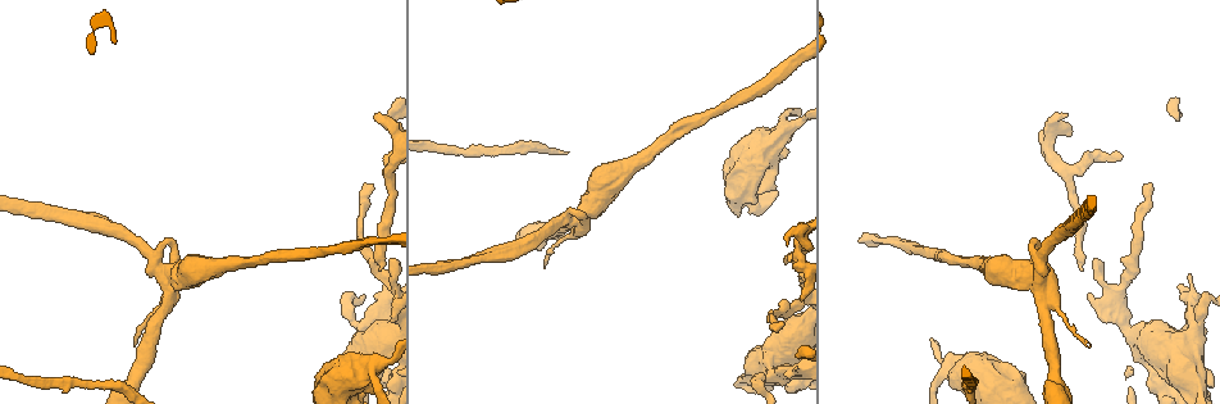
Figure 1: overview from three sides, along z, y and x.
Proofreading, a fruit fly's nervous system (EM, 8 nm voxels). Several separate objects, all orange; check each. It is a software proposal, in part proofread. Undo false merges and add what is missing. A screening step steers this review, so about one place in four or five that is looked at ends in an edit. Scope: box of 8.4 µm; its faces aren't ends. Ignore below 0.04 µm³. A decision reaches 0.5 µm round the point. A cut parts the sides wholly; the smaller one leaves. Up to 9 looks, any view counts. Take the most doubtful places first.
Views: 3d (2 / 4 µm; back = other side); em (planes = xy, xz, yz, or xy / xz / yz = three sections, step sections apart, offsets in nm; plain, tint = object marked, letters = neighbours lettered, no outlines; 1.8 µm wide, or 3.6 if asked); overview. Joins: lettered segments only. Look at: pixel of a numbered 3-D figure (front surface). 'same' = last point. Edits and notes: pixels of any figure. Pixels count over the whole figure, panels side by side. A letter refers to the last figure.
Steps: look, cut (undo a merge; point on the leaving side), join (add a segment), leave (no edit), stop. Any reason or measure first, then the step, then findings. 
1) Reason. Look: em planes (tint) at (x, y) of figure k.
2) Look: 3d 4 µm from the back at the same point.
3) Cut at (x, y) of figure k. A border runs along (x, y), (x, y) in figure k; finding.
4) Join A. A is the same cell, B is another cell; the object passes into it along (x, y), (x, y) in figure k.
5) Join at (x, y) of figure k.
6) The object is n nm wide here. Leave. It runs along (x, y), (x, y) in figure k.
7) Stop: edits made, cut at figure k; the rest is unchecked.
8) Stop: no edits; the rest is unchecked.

An open end. Look: em 3.6 µm planes (letters) at (1081, 269) of figure 1.

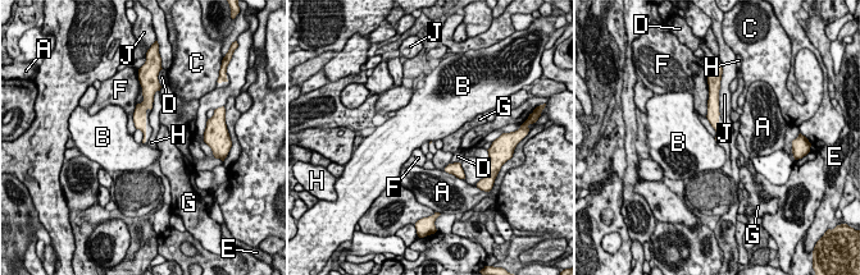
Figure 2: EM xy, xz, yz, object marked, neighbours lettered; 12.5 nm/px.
Leave. A, B, C, D, E, F, G, H and J are other cells; a border runs along (714, 137), (718, 143) in figure 2; none of them fits.

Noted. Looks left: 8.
An open end. Look: em planes (letters) at (375, 113) of figure 1.

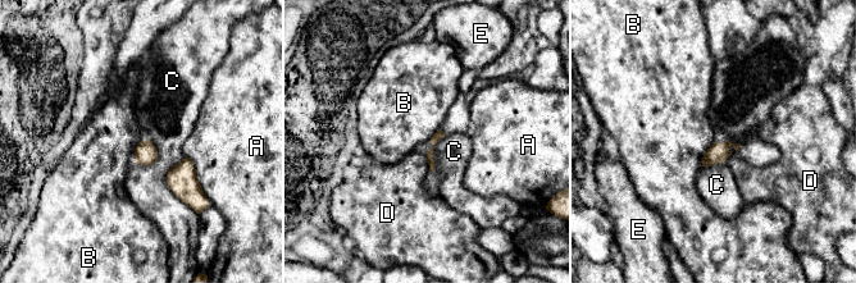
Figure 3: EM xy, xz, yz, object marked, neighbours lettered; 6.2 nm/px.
Leave. A, B, C, D and E are other cells; no lettered segment goes on from it.

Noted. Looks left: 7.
Look: em 3.6 µm xy step 16 (letters) at (763, 146) of figure 1.

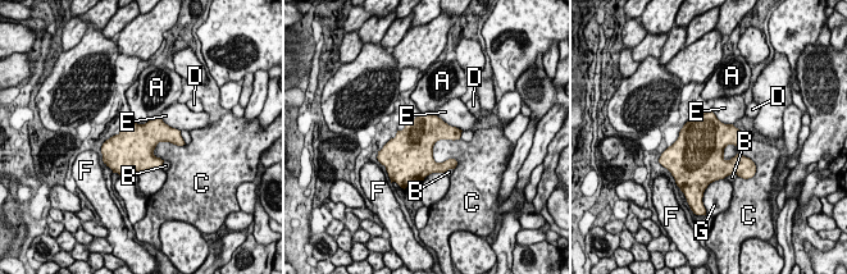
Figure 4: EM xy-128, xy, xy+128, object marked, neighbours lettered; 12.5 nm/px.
Another direction. Look: em 3.6 µm planes (letters) at the same point.

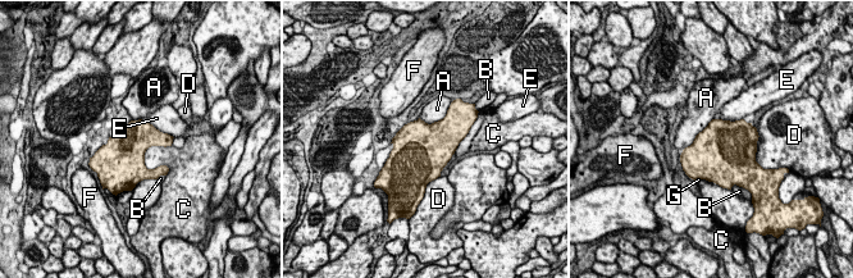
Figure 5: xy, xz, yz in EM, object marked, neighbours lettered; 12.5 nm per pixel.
The longest contact is with A, 650 nm. Leave. A, B, C, D, E, F and G are other cells; a border runs along (172, 145), (150, 146), (145, 167) in figure 5; all the same cell.

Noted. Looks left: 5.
Sharp bend. Look: em xy step 16 (tint) at (349, 298) of figure 1.

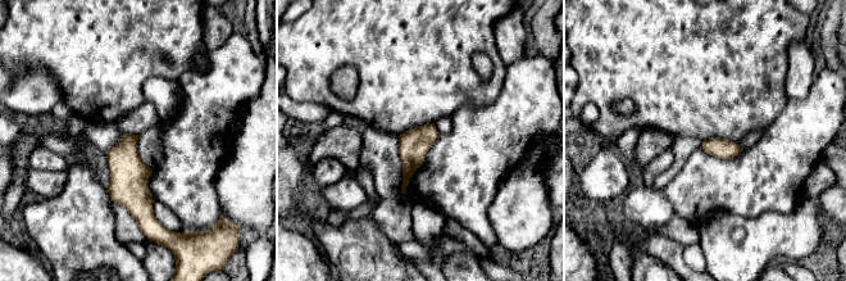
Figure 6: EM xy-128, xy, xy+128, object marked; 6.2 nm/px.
Cut it another way. Look: em planes (tint) at the same point.

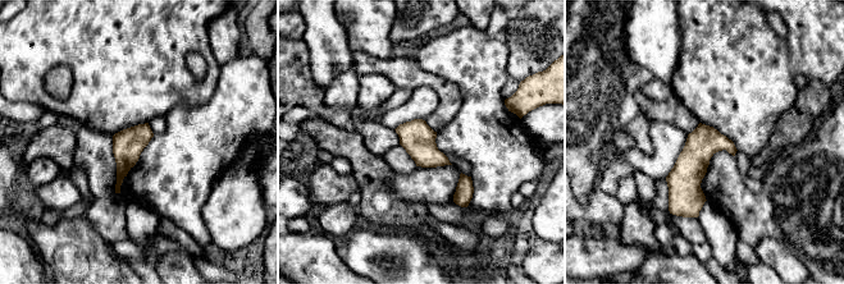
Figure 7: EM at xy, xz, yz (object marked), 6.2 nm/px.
Look: em planes (letters) at the same point.

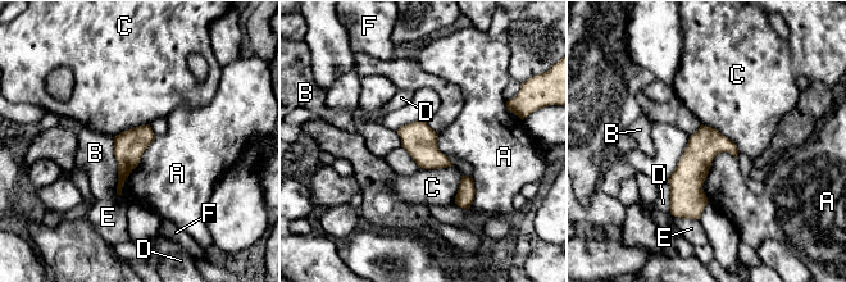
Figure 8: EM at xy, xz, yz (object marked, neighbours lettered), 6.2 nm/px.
The longest contact is with B, 360 nm. Leave. A, B, C, D, E and F are other cells; a border runs along (727, 150), (704, 181), (708, 201) in figure 8; all the same cell.

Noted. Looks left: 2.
Stop: no edits; the rest is unchecked.

